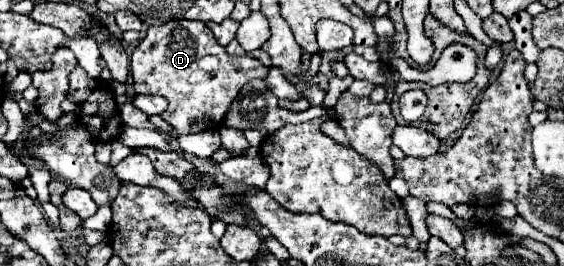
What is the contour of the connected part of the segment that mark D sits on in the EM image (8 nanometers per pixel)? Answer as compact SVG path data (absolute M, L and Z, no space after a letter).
M173 20L163 26L151 26L131 56L133 90L137 94L159 94L169 102L161 118L171 126L171 138L219 126L243 84L253 78L265 78L267 70L269 68L249 54L227 54L225 48L215 42L205 22L193 20Z

